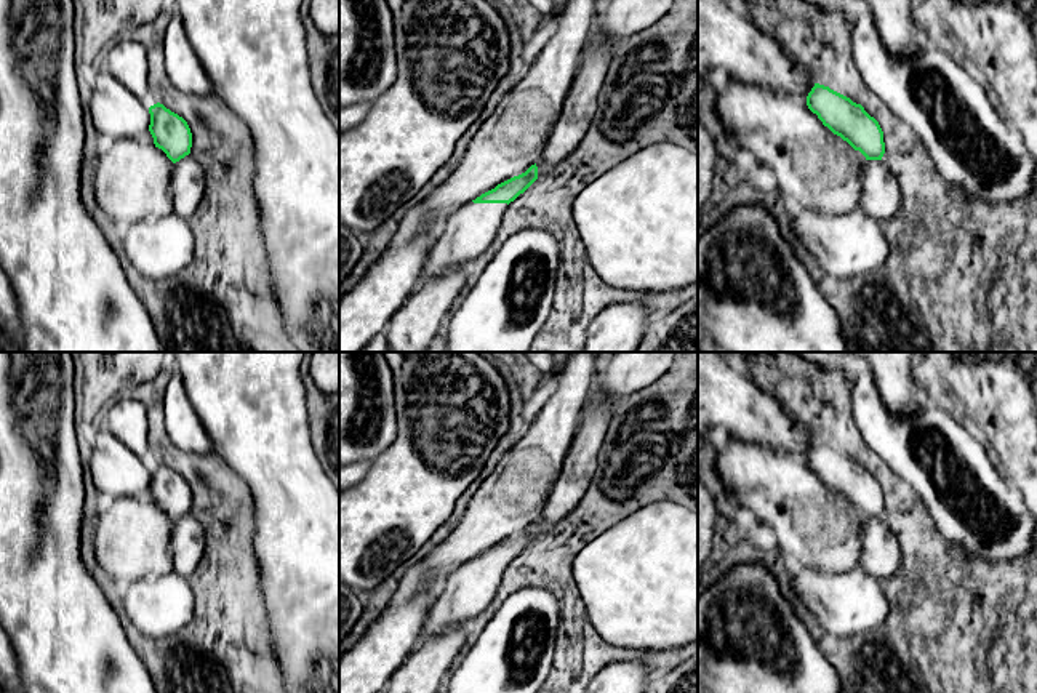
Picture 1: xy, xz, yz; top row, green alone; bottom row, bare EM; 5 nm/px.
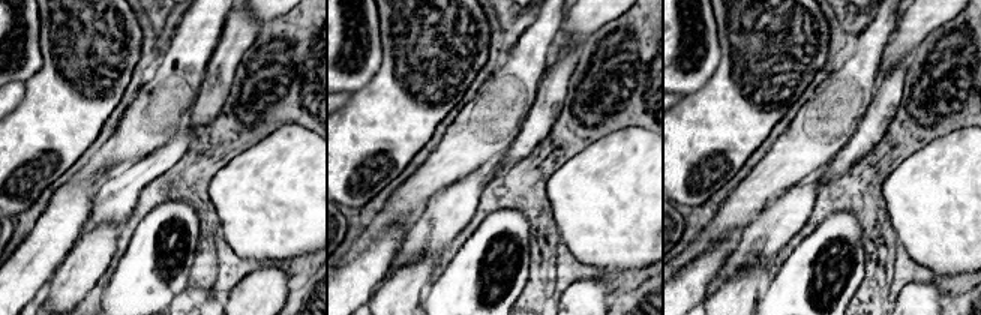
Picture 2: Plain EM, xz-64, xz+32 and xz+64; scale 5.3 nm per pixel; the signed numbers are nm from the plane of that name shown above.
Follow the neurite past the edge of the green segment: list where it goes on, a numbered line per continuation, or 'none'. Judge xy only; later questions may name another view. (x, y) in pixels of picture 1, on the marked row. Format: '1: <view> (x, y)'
none

